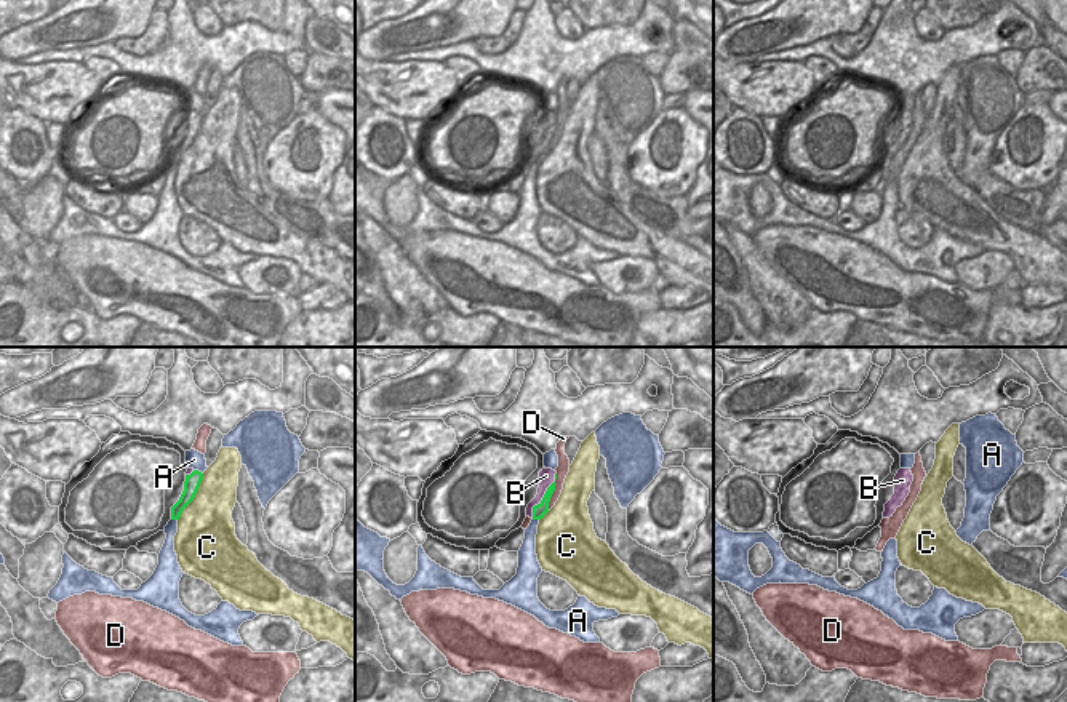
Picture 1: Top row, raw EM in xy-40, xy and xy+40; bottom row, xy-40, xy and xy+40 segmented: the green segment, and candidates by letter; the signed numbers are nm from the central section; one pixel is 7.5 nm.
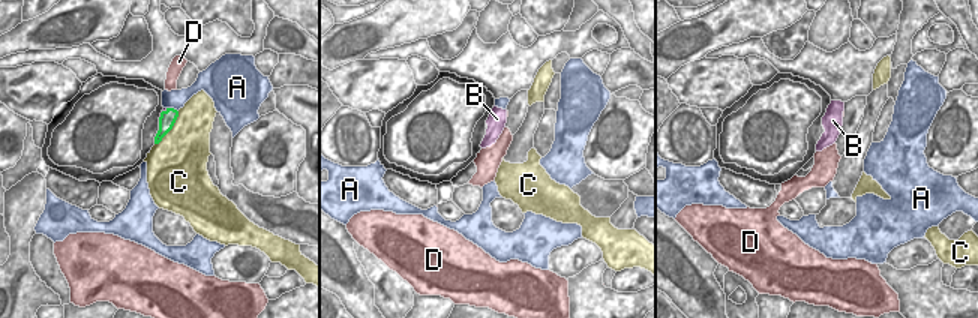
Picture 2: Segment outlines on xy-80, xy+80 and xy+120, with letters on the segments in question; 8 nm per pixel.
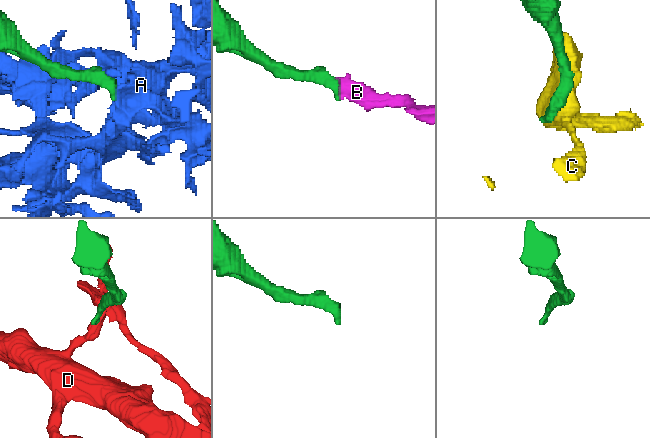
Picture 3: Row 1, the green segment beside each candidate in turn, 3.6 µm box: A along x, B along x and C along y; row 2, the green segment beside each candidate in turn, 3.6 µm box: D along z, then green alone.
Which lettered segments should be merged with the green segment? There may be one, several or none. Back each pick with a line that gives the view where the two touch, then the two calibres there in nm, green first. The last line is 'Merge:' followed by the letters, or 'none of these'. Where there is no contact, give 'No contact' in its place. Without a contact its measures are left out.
B: Touches green in xy. Thickness 100 nm (green) against 120 nm
Merge: B

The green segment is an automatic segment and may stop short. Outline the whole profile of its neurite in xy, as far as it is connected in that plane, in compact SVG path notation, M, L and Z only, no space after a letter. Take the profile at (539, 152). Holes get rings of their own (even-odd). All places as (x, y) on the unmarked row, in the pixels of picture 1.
M542 110L539 114L539 130L536 139L526 149L526 158L541 162L549 154L549 144L555 133L557 114L552 110Z

